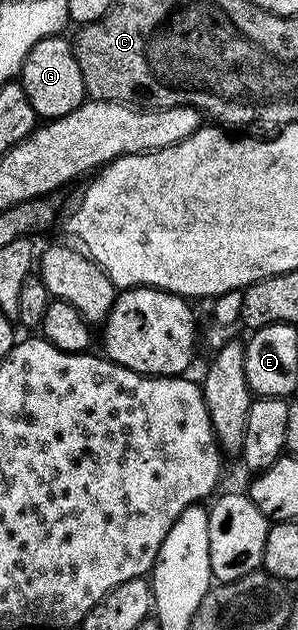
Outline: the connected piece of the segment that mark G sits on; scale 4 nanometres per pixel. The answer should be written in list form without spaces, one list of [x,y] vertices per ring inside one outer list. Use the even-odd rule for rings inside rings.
[[[57,34],[37,41],[37,45],[29,49],[29,57],[25,57],[23,68],[19,70],[18,82],[22,83],[36,116],[43,121],[73,113],[73,109],[80,107],[88,98],[85,77],[81,75],[81,65],[77,65],[72,40],[63,38],[62,34]]]

